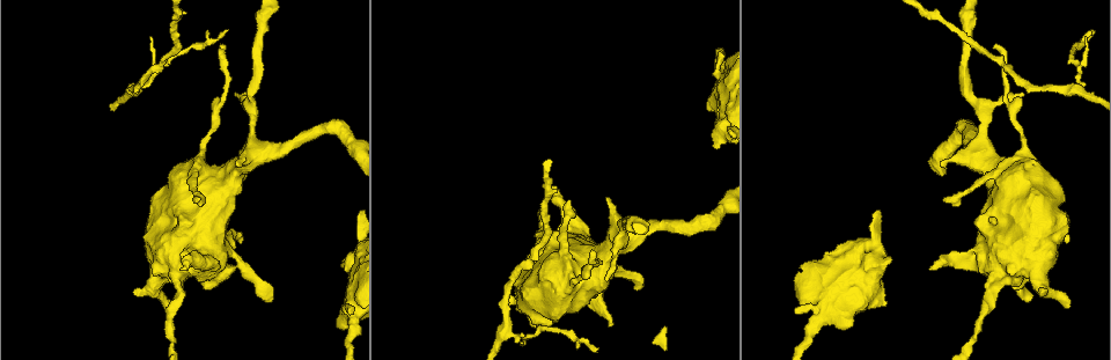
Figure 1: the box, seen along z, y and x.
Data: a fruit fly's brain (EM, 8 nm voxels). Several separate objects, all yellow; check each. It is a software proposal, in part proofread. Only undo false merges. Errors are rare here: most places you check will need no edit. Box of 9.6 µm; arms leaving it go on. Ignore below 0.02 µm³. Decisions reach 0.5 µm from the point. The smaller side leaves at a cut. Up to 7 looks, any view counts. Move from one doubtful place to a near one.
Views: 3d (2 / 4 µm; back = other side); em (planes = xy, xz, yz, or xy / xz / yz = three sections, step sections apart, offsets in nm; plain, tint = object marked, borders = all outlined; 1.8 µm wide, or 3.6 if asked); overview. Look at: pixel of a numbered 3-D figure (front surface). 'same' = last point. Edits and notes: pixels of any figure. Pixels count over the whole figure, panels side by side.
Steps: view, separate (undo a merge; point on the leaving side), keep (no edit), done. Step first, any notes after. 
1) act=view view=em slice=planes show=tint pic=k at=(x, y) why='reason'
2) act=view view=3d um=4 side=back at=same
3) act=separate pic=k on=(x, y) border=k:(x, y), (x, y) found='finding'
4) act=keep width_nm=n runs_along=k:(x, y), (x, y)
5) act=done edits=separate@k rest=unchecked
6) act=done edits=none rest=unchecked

act=view view=em um=3.6 slice=xy step=4 show=tint pic=1 at=(817, 309) why='arms run side by side'

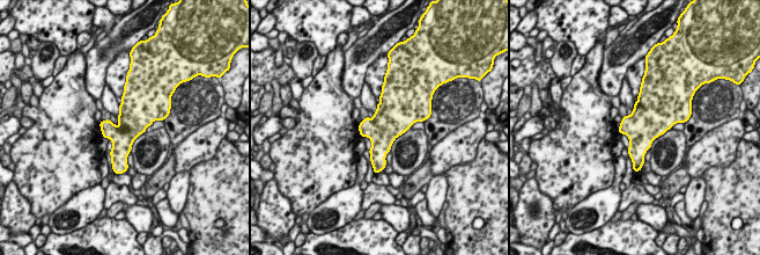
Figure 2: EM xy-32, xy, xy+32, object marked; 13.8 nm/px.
act=keep found='continuous, no second neuron'

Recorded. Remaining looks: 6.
act=view view=em um=3.6 slice=xy step=8 show=tint pic=1 at=(1037, 211) why='thick turns thin'

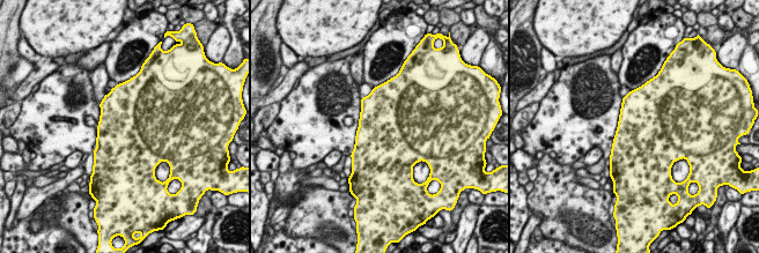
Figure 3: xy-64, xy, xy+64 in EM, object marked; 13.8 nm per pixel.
act=keep found='continuous, no second neuron'

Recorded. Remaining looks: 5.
act=view view=3d um=4 side=back pic=1 at=(984, 157) why='sudden change in width'

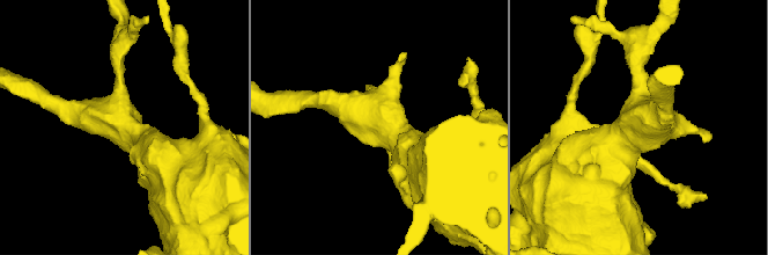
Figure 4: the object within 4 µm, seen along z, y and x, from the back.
act=view view=em um=3.6 slice=planes show=tint pic=4 at=(123, 125) arms=4 why='shape alone is not enough'

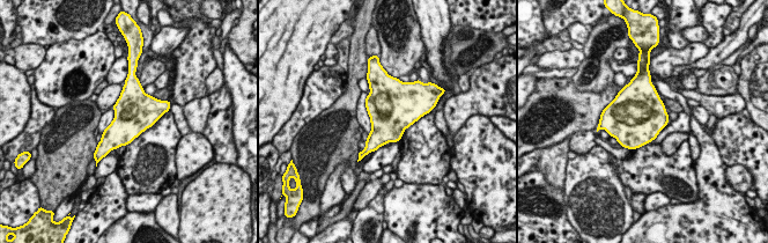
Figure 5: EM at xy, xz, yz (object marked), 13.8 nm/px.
act=keep width_nm=550 found='one neuron here'

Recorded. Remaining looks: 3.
act=done edits=none rest=unchecked

